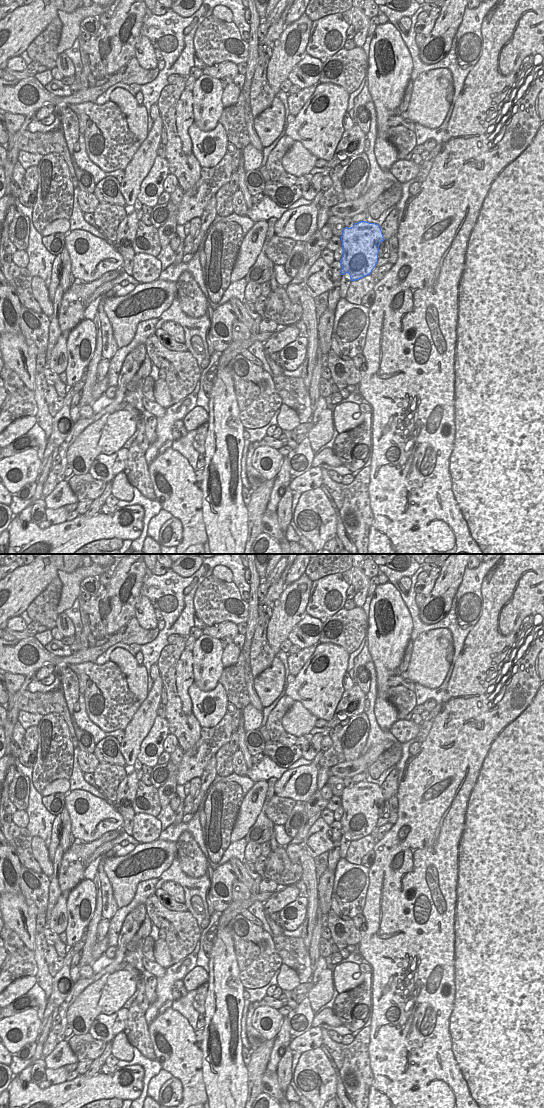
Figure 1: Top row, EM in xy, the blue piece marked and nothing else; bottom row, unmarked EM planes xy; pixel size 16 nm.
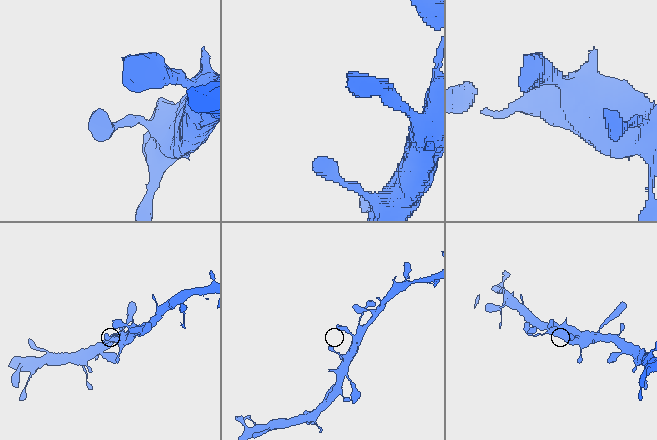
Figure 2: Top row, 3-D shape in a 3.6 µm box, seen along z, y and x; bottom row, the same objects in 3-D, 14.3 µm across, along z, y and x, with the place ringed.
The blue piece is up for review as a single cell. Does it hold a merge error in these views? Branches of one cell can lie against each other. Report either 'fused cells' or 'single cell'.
single cell

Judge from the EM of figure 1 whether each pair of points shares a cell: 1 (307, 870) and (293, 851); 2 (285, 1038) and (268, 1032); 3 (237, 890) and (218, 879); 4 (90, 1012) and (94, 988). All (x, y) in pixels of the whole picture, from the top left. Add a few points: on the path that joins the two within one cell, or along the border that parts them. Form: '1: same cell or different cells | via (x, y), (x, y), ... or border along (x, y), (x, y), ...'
1: different cells | border along (304, 848), (299, 861)
2: different cells | border along (283, 1017), (279, 1031), (274, 1038)
3: different cells | border along (236, 878), (232, 884), (231, 901)
4: same cell | via (90, 1006), (91, 994)

